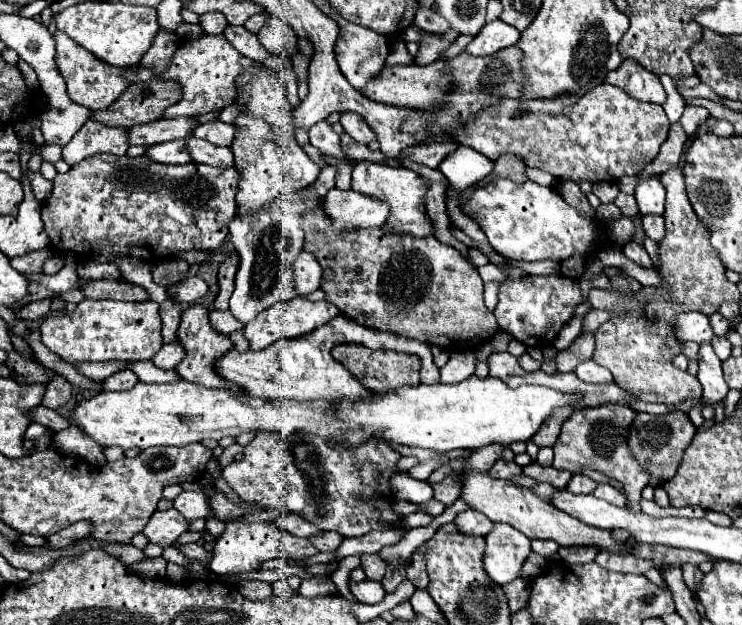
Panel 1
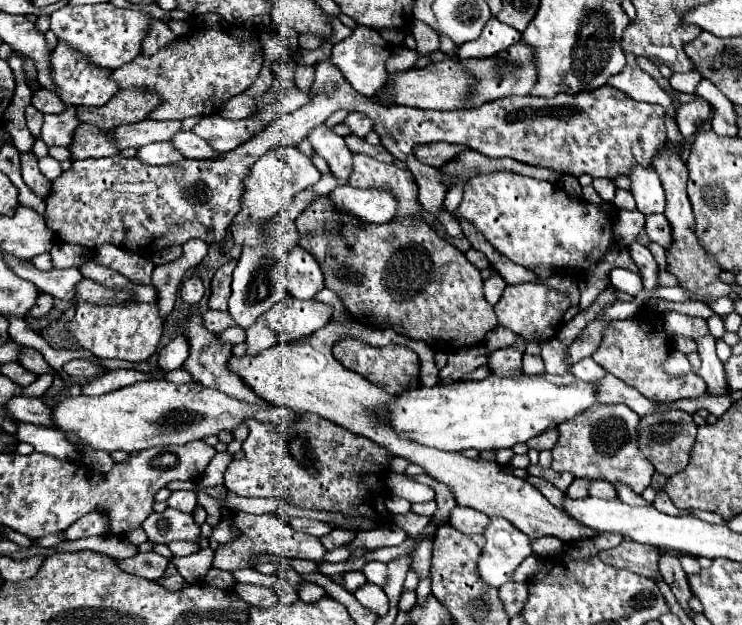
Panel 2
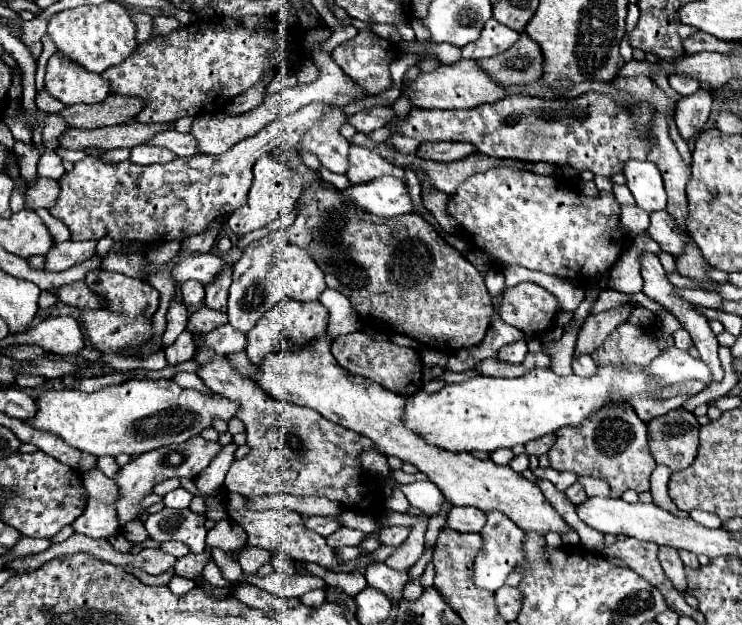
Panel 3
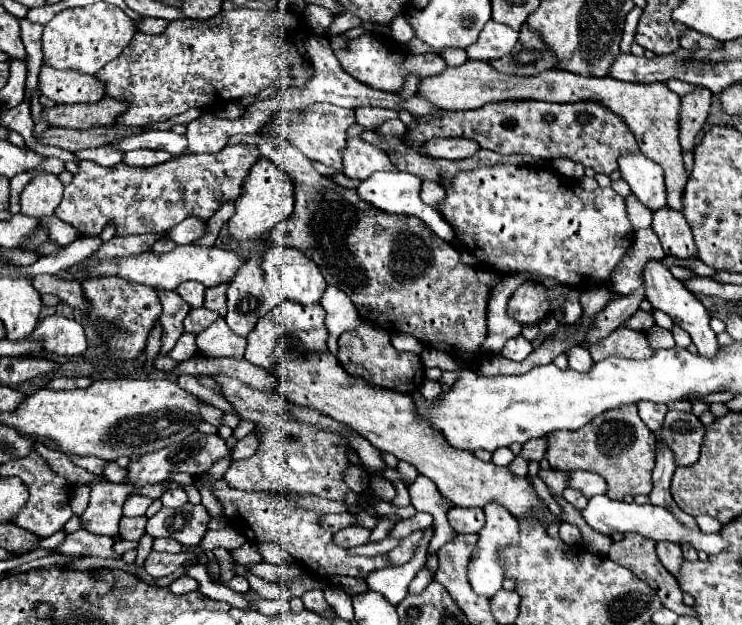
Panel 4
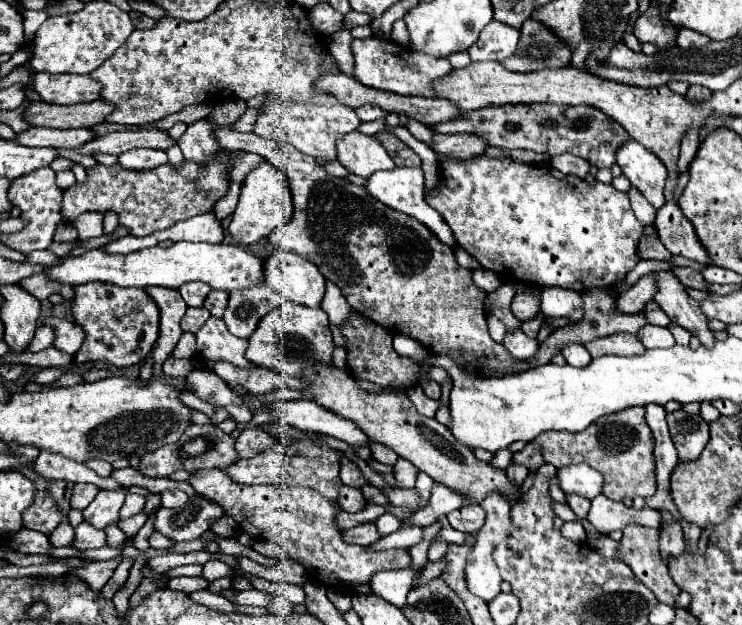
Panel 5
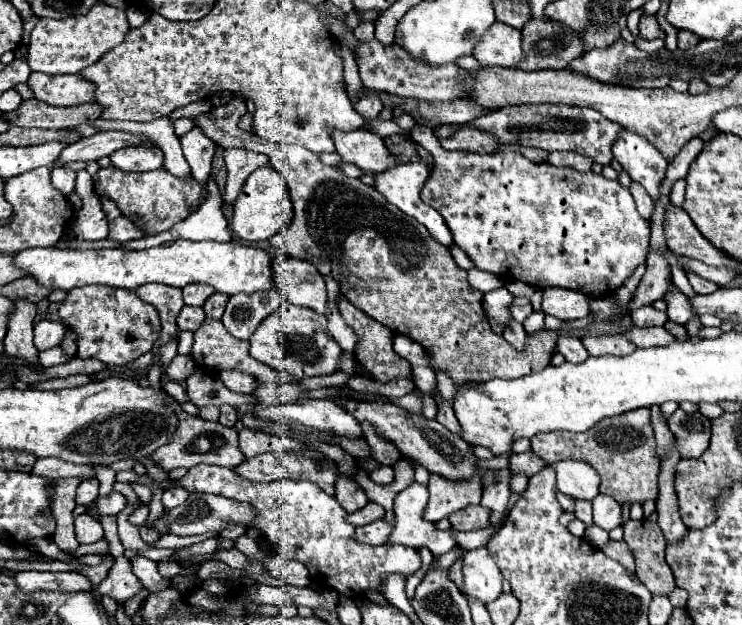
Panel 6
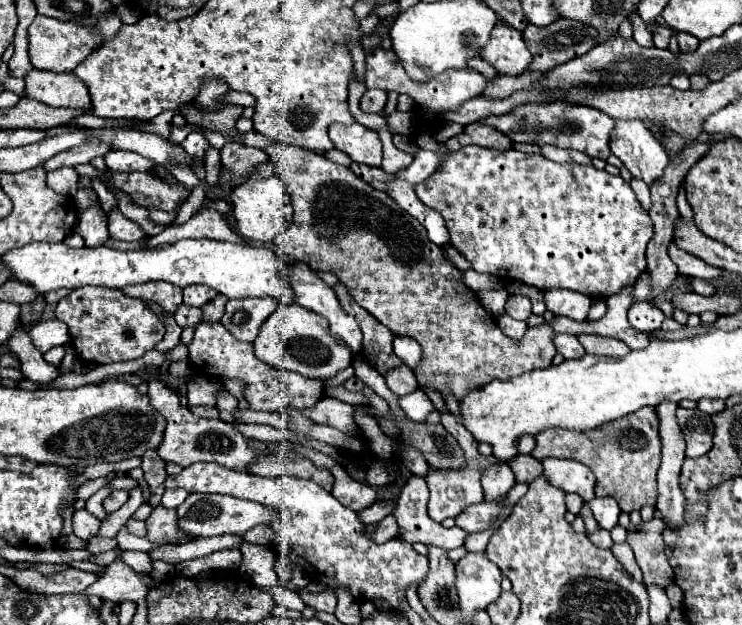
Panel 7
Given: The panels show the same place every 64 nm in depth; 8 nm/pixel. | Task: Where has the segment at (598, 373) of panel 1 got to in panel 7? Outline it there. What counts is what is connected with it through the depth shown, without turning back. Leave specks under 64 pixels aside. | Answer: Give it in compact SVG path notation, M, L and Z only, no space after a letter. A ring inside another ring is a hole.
M556 334L554 346L564 358L582 358L586 354L582 344L578 342L578 338L572 336L572 334Z

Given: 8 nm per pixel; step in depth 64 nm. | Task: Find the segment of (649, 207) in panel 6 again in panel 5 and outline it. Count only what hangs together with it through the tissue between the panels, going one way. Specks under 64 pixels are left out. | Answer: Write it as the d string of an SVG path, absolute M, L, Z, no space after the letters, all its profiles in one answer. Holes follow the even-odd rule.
M630 188L630 190L628 190L628 196L630 196L630 204L632 204L632 210L634 210L636 218L638 218L644 226L654 224L656 208L652 208L652 204L648 204L648 200L644 200L644 196L640 196L640 190L638 190L638 188Z

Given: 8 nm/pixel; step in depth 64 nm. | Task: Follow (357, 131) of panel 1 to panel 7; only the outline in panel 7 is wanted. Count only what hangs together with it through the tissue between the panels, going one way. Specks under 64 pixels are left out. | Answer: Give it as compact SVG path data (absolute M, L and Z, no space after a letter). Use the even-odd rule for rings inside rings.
M366 90L364 96L360 98L360 108L364 112L380 114L386 106L386 100L388 100L388 94L384 90Z

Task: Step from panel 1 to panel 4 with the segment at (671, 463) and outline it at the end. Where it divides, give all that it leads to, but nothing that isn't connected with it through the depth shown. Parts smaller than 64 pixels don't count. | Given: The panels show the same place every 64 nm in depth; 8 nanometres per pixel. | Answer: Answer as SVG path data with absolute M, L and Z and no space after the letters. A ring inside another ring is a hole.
M668 412L660 436L674 450L676 466L690 466L700 456L706 428L692 412Z

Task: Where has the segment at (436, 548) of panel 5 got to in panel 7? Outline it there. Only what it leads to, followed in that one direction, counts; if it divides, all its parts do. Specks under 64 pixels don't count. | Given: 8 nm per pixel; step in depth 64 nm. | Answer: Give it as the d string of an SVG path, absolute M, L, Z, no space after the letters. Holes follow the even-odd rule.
M412 474L406 480L406 484L402 486L402 492L398 496L398 506L394 510L394 516L398 518L398 526L400 526L400 536L398 538L402 538L402 540L406 540L410 544L422 542L422 544L434 544L434 546L440 546L440 548L446 548L446 550L464 546L464 540L468 538L468 532L464 532L458 526L444 528L442 524L430 520L430 516L426 512L426 504L428 504L428 484L426 484L426 480L422 476Z

